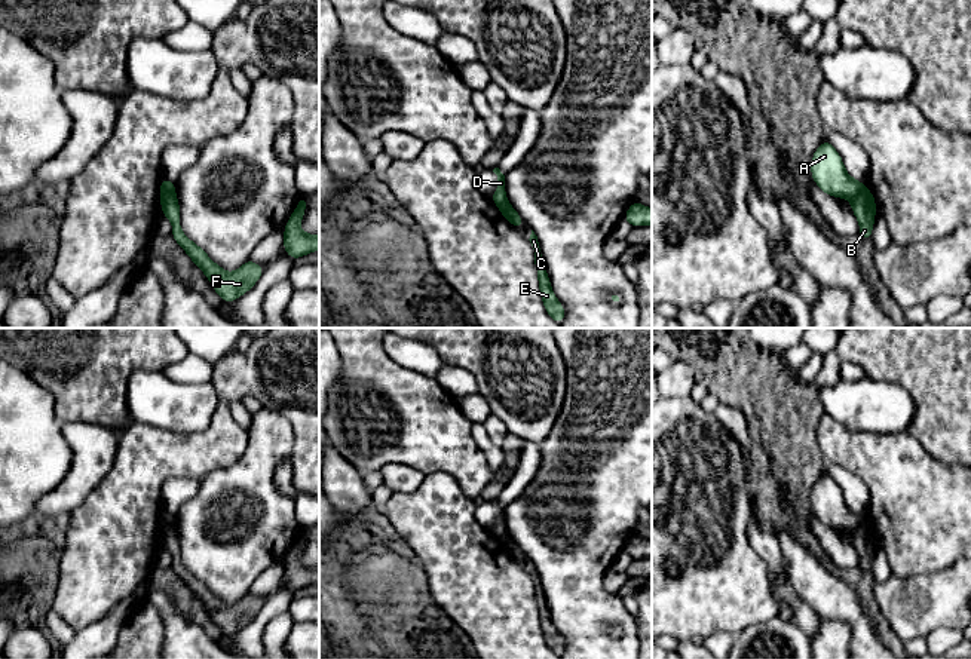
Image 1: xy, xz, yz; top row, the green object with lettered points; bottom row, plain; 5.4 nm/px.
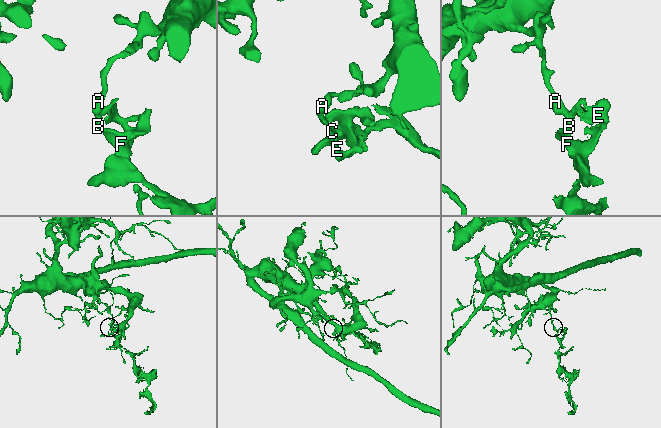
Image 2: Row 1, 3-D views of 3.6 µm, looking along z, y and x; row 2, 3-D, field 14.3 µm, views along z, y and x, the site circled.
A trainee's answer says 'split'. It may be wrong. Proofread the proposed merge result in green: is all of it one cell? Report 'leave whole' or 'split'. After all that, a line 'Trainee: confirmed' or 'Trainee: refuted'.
split
Trainee: confirmed

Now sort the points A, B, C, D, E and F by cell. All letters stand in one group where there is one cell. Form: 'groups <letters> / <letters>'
groups A D / B C E F

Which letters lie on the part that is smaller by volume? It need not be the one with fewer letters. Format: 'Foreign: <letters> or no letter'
Foreign: B, C, E, F

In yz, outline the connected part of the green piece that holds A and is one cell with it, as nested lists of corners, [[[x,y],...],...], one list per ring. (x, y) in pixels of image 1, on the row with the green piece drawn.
[[[824,138],[811,160],[814,183],[831,197],[855,200],[866,184],[854,180],[845,169],[837,150]]]

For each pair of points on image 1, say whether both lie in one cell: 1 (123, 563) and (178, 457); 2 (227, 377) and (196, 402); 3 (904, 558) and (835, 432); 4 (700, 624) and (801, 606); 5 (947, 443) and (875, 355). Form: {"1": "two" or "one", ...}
{"1": "one", "2": "two", "3": "one", "4": "two", "5": "one"}

